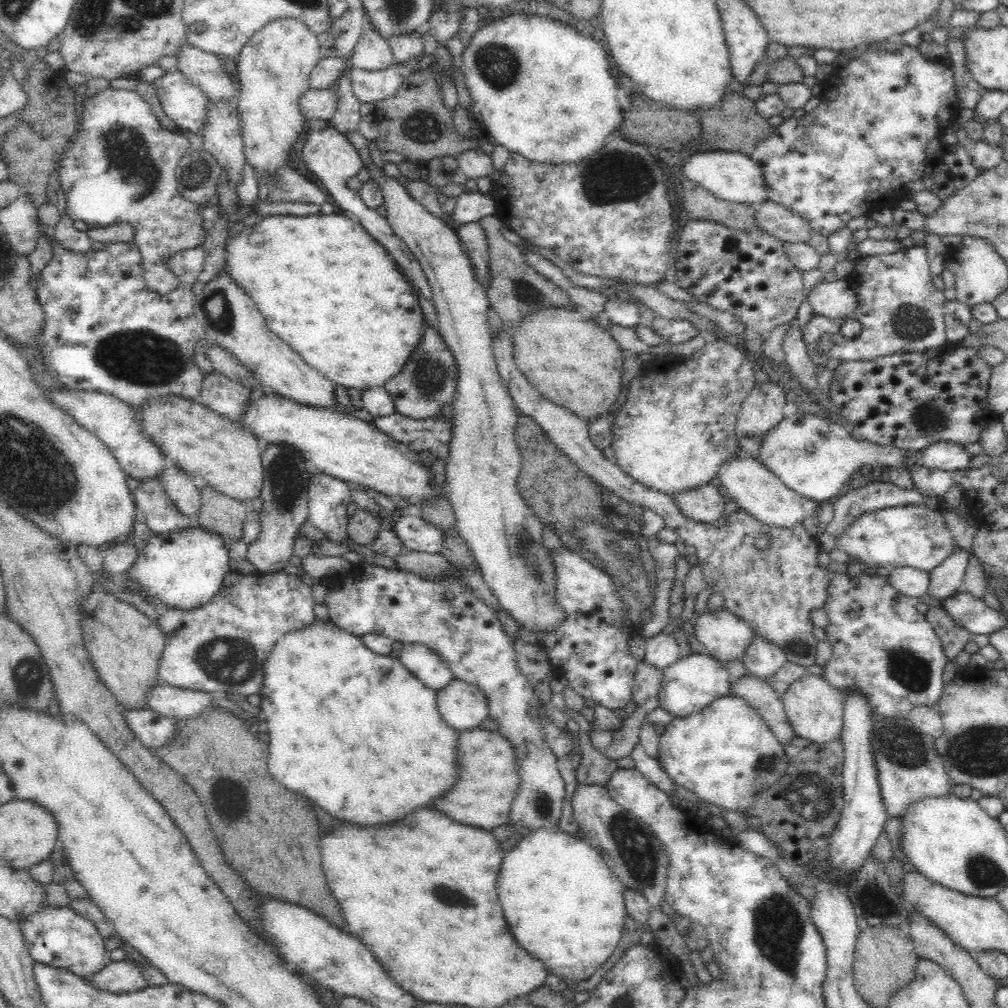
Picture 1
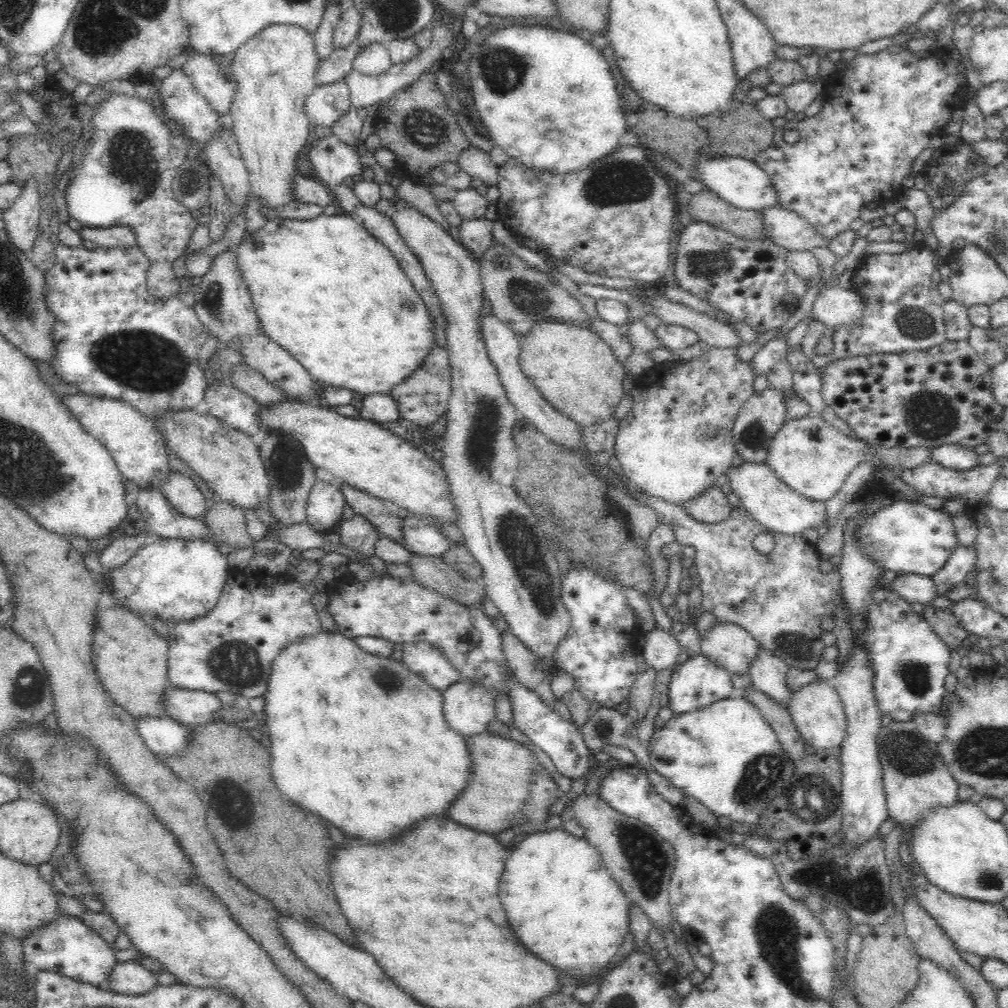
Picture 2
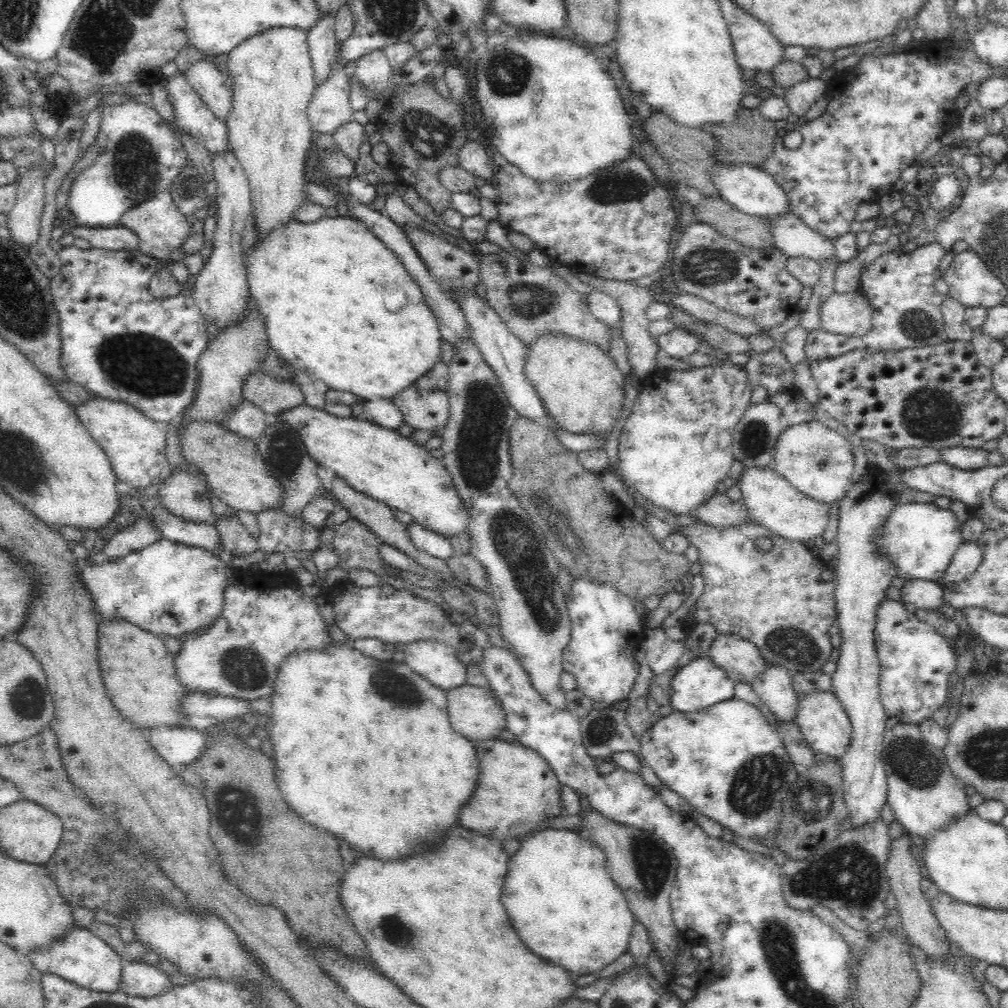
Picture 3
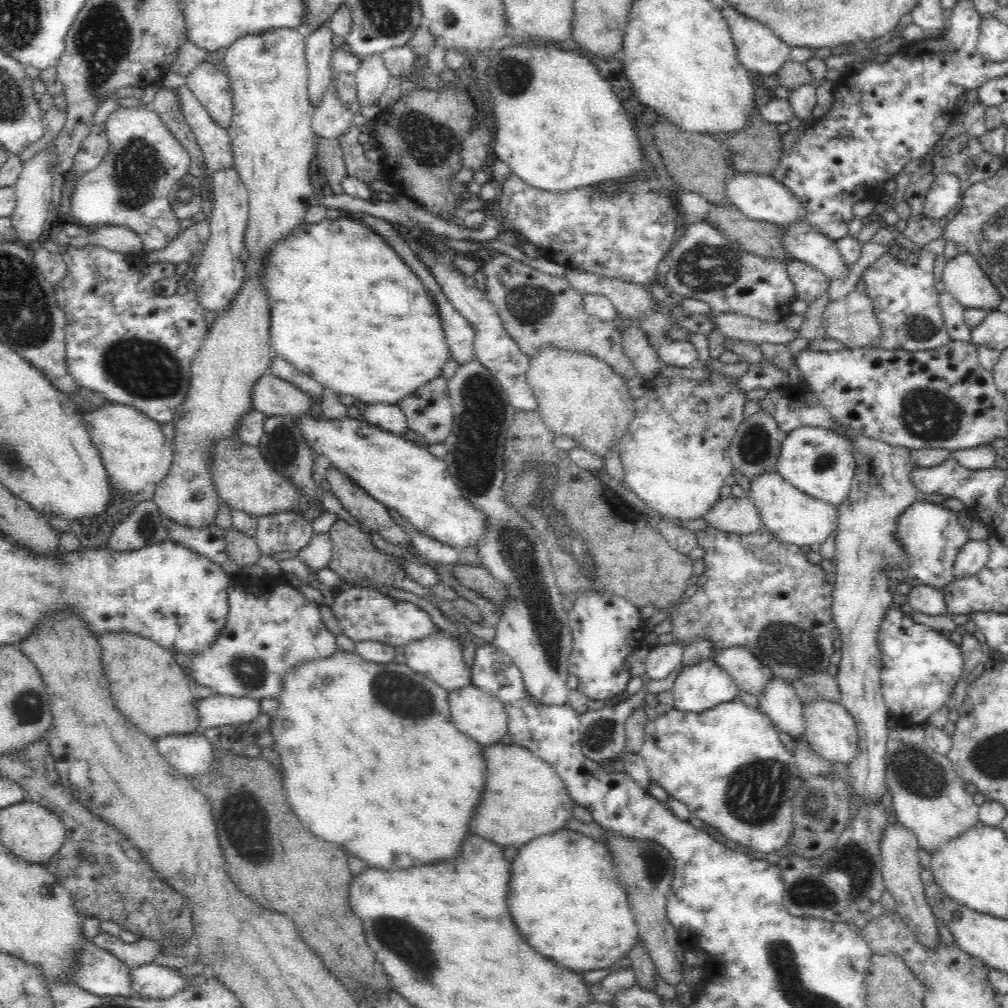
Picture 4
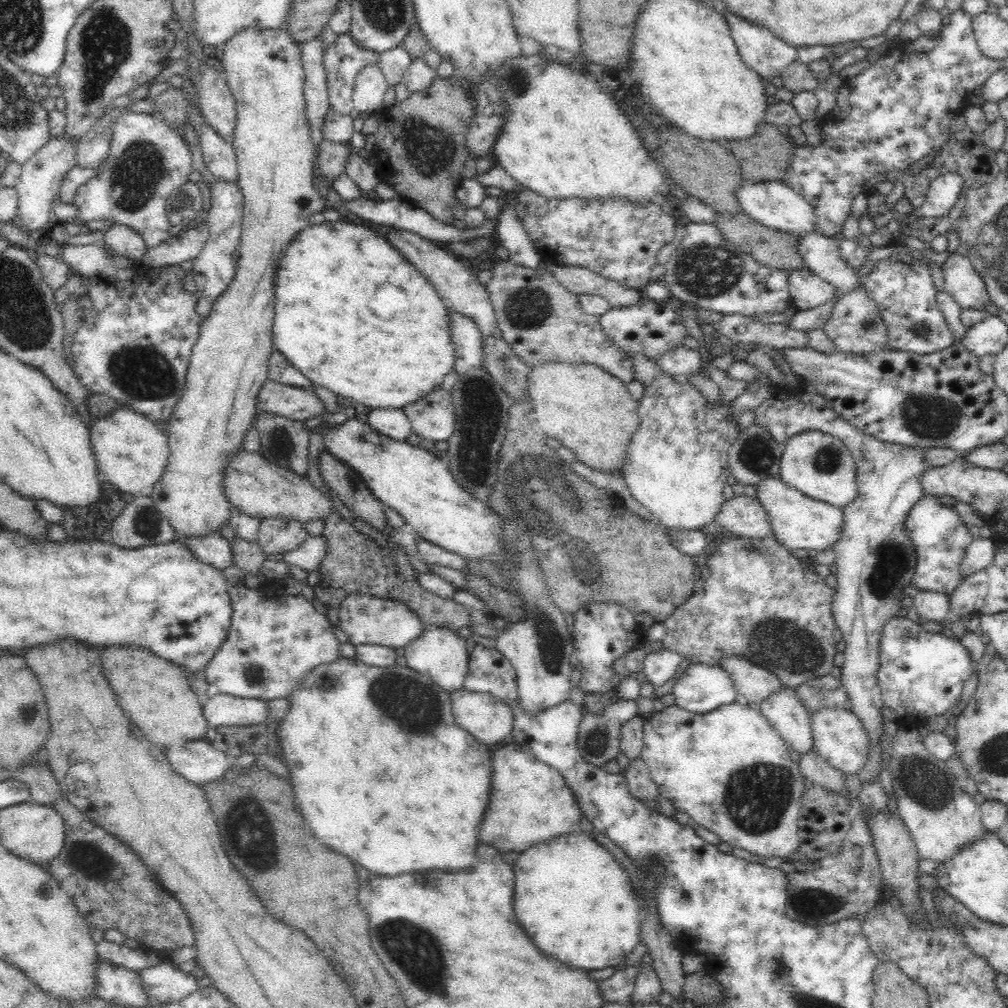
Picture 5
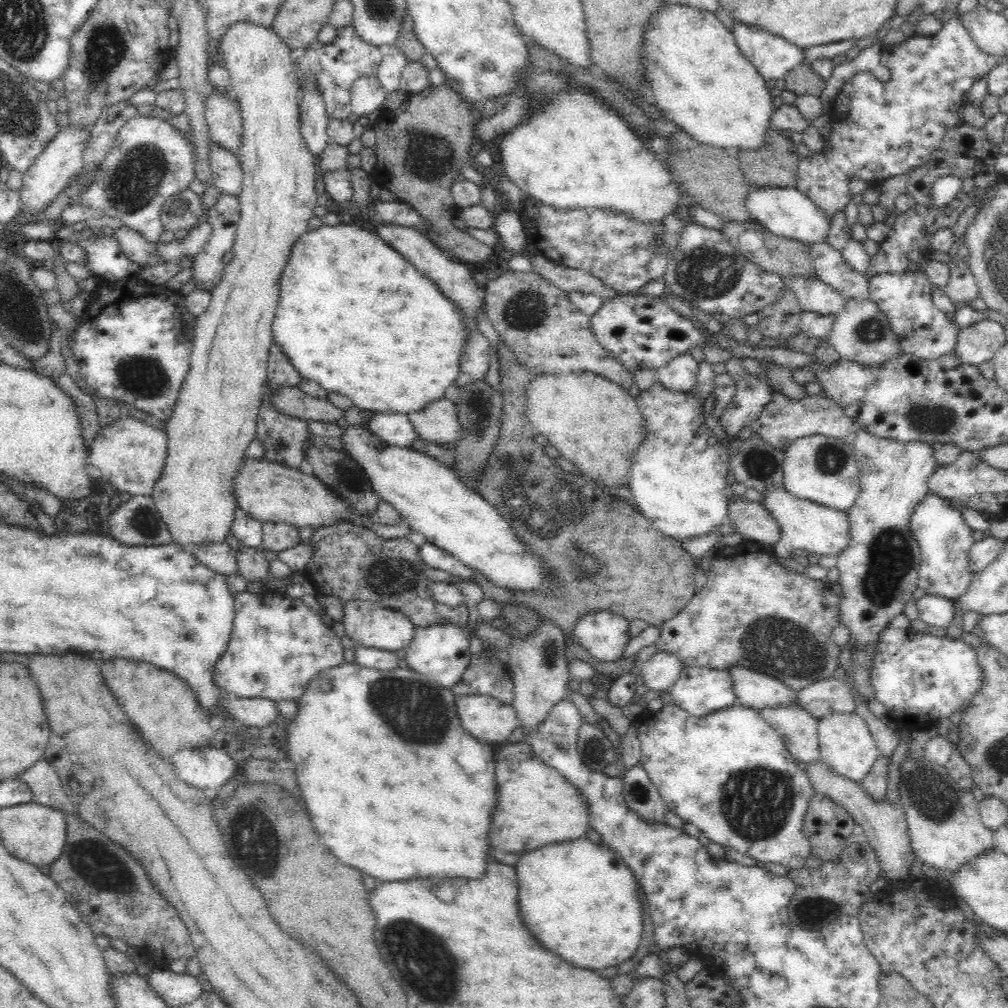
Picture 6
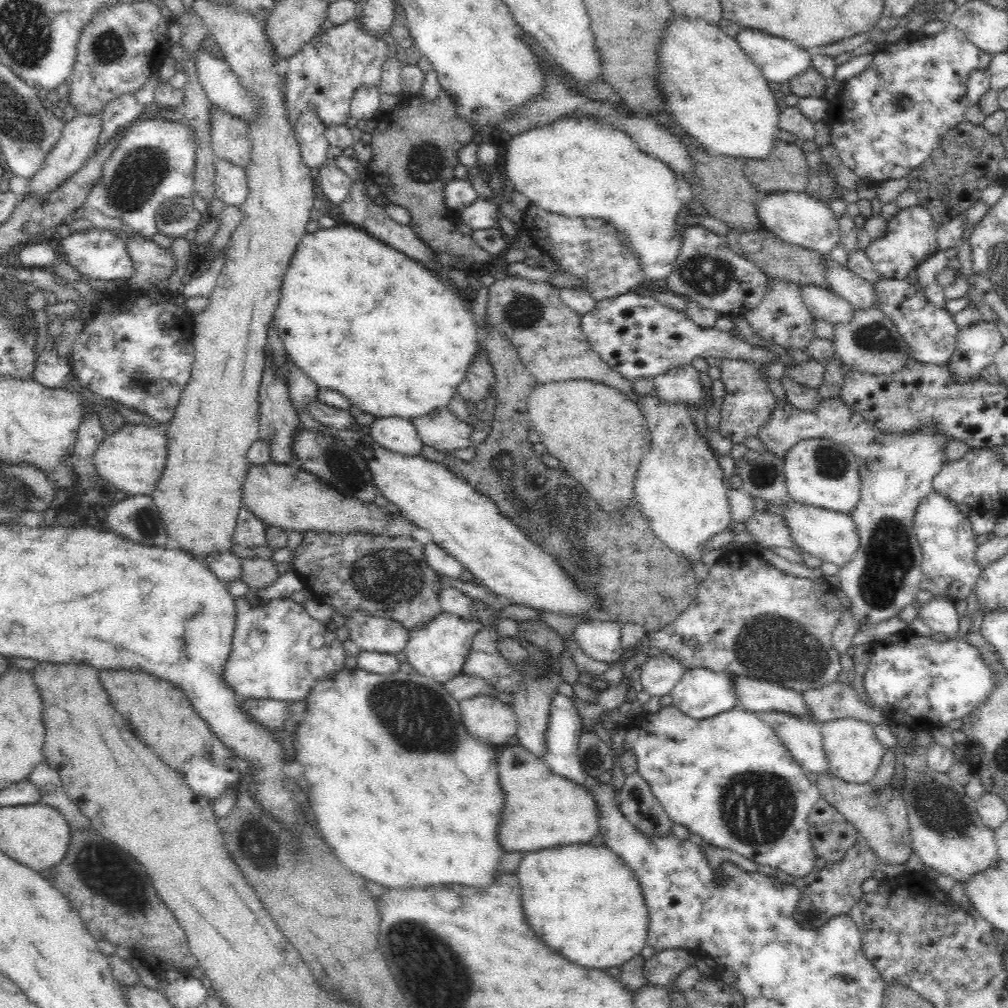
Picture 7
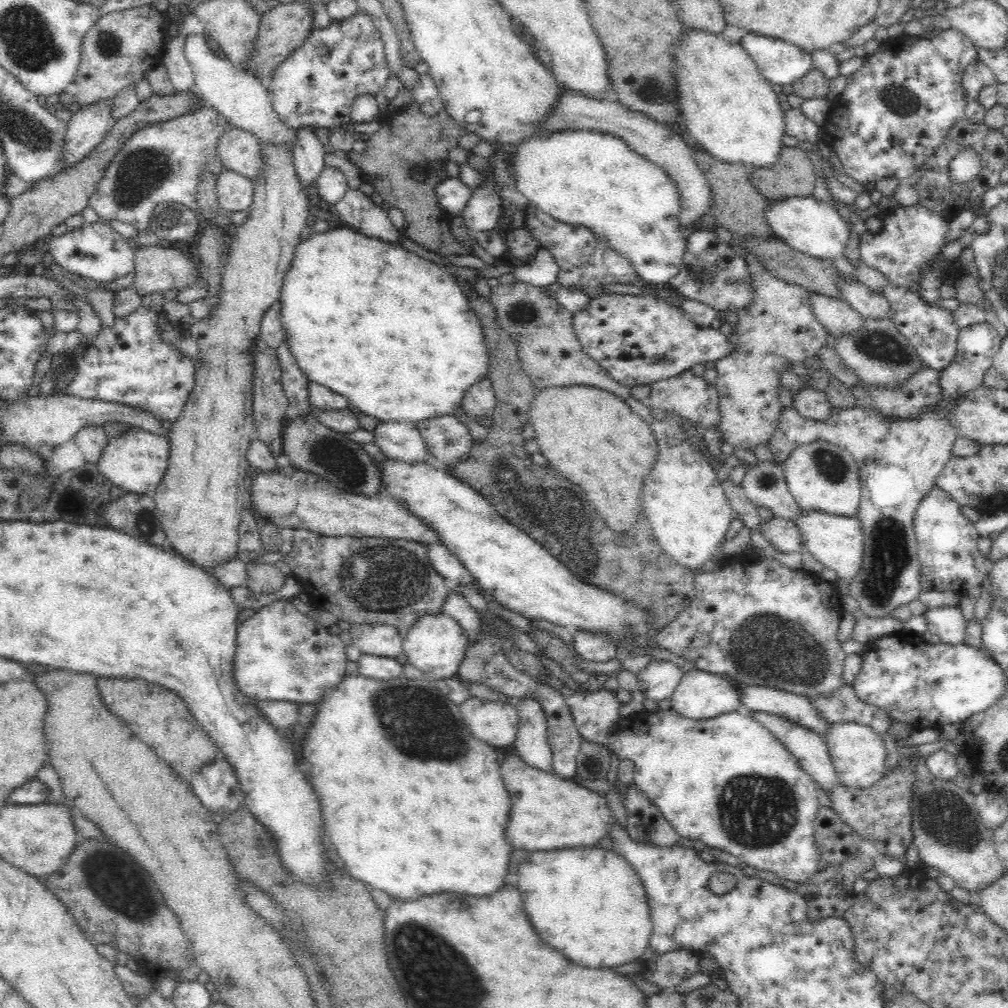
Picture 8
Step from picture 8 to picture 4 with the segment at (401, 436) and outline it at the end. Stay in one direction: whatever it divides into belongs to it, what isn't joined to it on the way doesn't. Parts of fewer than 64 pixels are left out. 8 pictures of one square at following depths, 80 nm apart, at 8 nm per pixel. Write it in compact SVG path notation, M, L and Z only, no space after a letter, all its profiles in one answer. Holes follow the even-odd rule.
M368 404L364 419L375 427L398 436L404 436L409 429L406 416L397 405Z

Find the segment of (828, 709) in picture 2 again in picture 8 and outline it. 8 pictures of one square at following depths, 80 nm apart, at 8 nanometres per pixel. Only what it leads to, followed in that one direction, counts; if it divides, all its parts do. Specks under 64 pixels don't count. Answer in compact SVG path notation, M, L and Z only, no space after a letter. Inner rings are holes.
M850 721L832 723L825 734L825 741L841 785L857 790L868 790L876 786L887 773L885 767L887 750L881 734L874 732L874 729Z

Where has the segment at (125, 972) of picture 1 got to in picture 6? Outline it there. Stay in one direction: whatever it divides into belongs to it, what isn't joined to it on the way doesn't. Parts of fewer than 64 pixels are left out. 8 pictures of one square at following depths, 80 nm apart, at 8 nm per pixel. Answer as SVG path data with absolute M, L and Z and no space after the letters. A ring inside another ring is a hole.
M166 964L162 967L154 966L153 972L147 979L149 985L170 1007L179 1007L198 1000L198 997L204 993L200 980L201 977L195 977L185 972L172 973Z

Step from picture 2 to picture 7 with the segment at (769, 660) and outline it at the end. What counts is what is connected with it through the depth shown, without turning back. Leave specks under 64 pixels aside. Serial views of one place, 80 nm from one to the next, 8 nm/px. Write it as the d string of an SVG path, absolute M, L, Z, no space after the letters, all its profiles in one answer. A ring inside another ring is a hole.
M774 711L765 712L760 717L776 733L794 761L805 772L820 776L829 774L821 724L818 721Z

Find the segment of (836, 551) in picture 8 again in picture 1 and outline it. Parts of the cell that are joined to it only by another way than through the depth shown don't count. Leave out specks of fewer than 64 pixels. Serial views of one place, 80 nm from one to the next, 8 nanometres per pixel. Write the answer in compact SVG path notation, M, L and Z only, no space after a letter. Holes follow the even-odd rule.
M750 456L726 460L716 476L716 483L726 488L726 495L735 500L742 510L770 527L790 528L803 524L808 518L816 516L822 506L788 488L765 464Z

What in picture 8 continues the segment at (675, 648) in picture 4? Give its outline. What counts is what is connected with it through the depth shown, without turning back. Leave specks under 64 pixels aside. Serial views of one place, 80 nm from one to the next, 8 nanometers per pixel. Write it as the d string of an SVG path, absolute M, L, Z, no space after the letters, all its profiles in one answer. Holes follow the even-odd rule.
M653 659L636 674L638 690L656 702L670 699L684 673L672 662Z

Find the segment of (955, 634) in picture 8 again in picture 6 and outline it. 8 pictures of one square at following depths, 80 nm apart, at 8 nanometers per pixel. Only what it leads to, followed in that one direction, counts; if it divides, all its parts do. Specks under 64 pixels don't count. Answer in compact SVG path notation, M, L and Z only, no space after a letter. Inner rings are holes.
M927 594L914 600L919 612L919 619L927 626L949 628L954 618L955 603L953 599Z

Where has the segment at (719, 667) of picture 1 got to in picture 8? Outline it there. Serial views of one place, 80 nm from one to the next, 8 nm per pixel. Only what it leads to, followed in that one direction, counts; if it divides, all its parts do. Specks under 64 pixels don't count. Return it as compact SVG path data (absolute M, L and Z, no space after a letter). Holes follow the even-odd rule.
M696 669L683 674L670 698L671 708L686 718L706 720L734 712L741 705L740 695L738 687L726 675Z

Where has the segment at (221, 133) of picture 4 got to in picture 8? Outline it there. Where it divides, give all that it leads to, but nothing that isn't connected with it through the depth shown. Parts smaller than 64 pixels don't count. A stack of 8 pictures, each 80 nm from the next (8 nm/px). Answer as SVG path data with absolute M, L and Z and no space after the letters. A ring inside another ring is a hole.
M226 168L216 179L216 200L219 208L224 209L224 213L249 210L254 200L254 185L250 179Z

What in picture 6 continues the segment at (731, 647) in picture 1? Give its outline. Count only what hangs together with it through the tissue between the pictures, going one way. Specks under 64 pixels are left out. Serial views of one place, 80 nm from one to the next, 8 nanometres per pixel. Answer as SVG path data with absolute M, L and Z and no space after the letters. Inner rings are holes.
M730 667L737 704L754 710L780 705L800 705L798 693L782 681L744 667Z

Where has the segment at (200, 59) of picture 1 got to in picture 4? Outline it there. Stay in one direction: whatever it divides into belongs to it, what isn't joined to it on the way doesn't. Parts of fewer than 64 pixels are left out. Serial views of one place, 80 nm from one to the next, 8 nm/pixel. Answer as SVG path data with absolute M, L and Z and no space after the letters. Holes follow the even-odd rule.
M202 61L186 76L185 84L214 122L227 130L233 117L233 94L223 69Z

